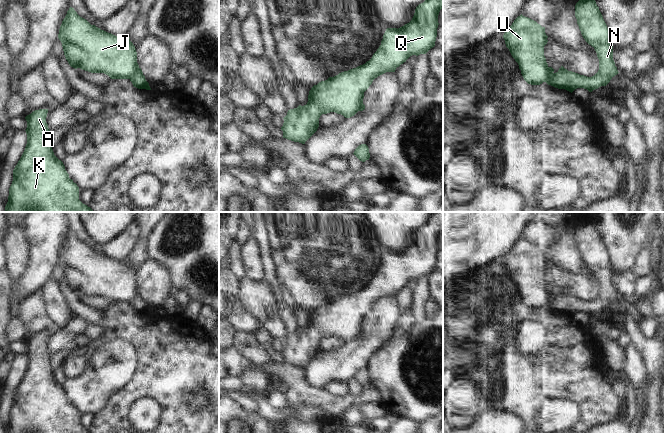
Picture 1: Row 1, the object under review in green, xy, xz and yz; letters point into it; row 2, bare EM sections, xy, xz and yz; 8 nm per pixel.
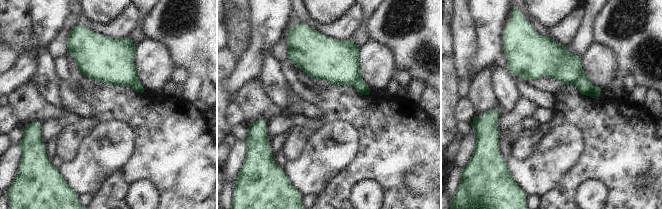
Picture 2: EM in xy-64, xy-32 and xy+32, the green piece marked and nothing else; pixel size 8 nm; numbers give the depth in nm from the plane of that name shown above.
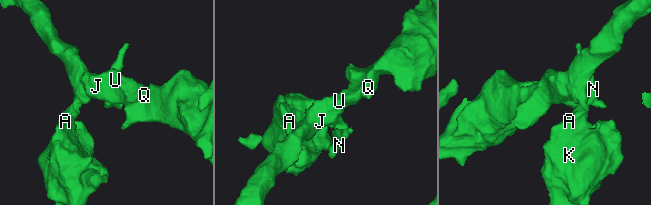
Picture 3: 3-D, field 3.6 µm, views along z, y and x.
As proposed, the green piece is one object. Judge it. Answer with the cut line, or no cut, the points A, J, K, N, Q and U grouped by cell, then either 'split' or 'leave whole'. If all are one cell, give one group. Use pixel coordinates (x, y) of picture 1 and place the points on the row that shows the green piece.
cut in xy along (139, 68), (128, 78); A J K Q U / N; split

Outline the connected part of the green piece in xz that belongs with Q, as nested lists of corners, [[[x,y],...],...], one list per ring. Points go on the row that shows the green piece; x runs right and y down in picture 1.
[[[425,0],[416,7],[414,16],[409,23],[398,29],[386,29],[381,45],[369,61],[314,85],[309,91],[307,104],[288,110],[287,115],[283,118],[284,123],[281,127],[283,138],[305,144],[317,131],[319,118],[322,114],[335,112],[345,118],[354,116],[361,110],[364,92],[375,78],[386,72],[395,72],[396,68],[406,62],[410,56],[426,54],[435,46],[439,25],[438,15],[441,9],[443,9],[443,0]]]

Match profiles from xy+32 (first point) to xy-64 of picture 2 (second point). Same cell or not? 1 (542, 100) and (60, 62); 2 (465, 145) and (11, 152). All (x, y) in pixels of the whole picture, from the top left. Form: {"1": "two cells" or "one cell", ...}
{"1": "one cell", "2": "one cell"}

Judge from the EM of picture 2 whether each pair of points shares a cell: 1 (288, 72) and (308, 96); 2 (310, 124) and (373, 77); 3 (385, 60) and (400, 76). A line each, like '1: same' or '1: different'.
1: same
2: different
3: different

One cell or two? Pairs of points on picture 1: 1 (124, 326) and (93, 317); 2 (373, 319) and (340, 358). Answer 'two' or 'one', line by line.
1: two
2: one

